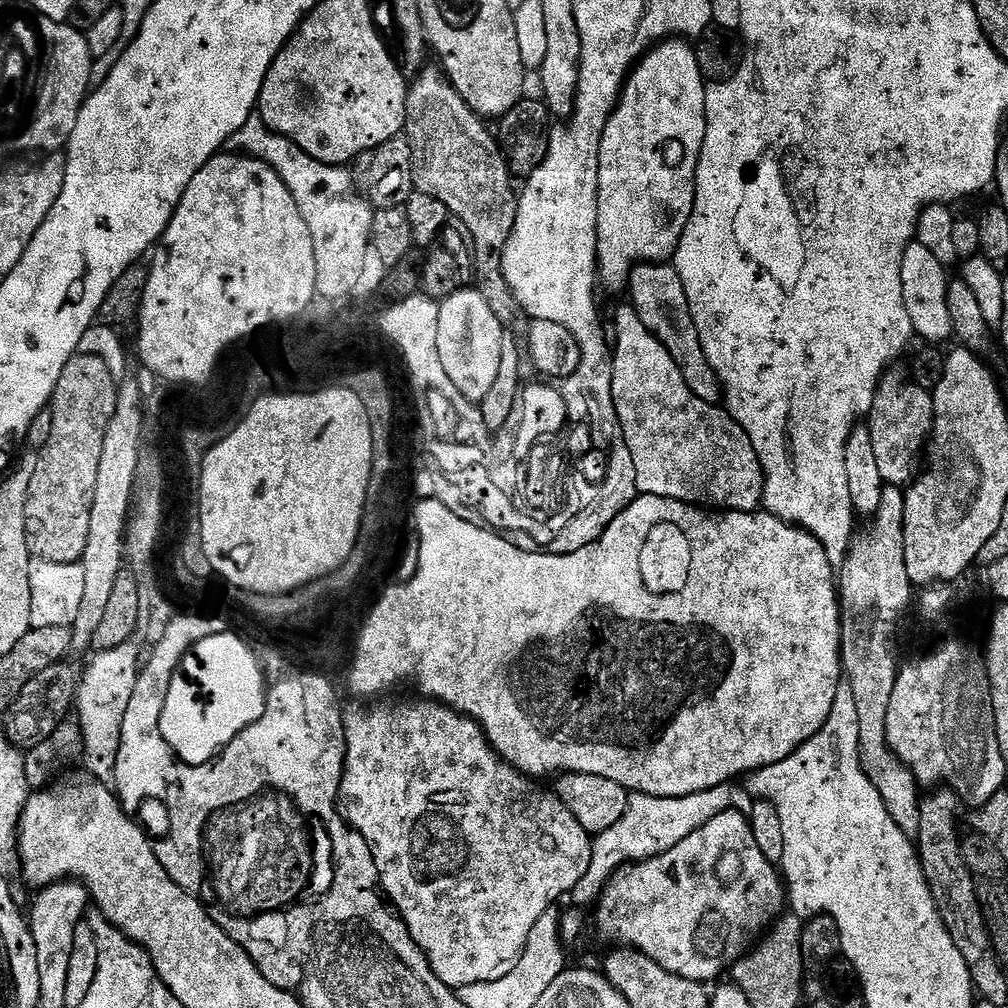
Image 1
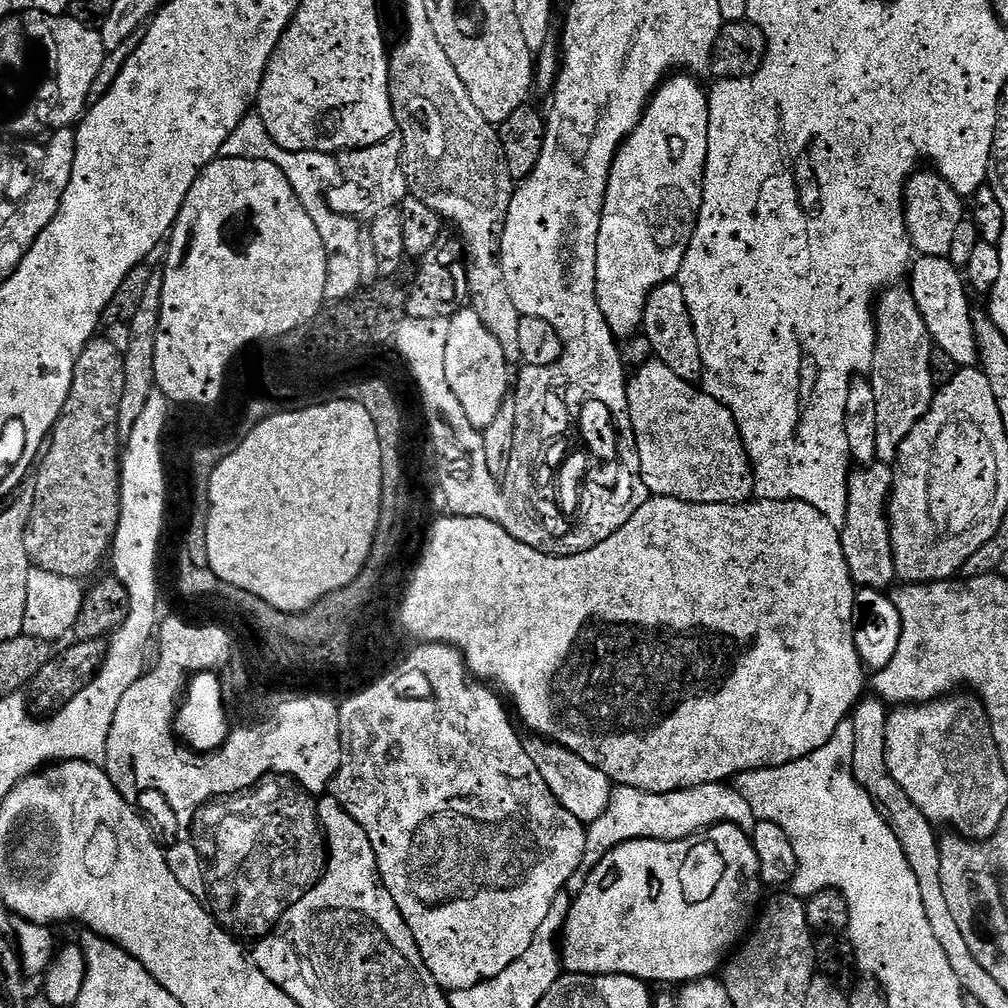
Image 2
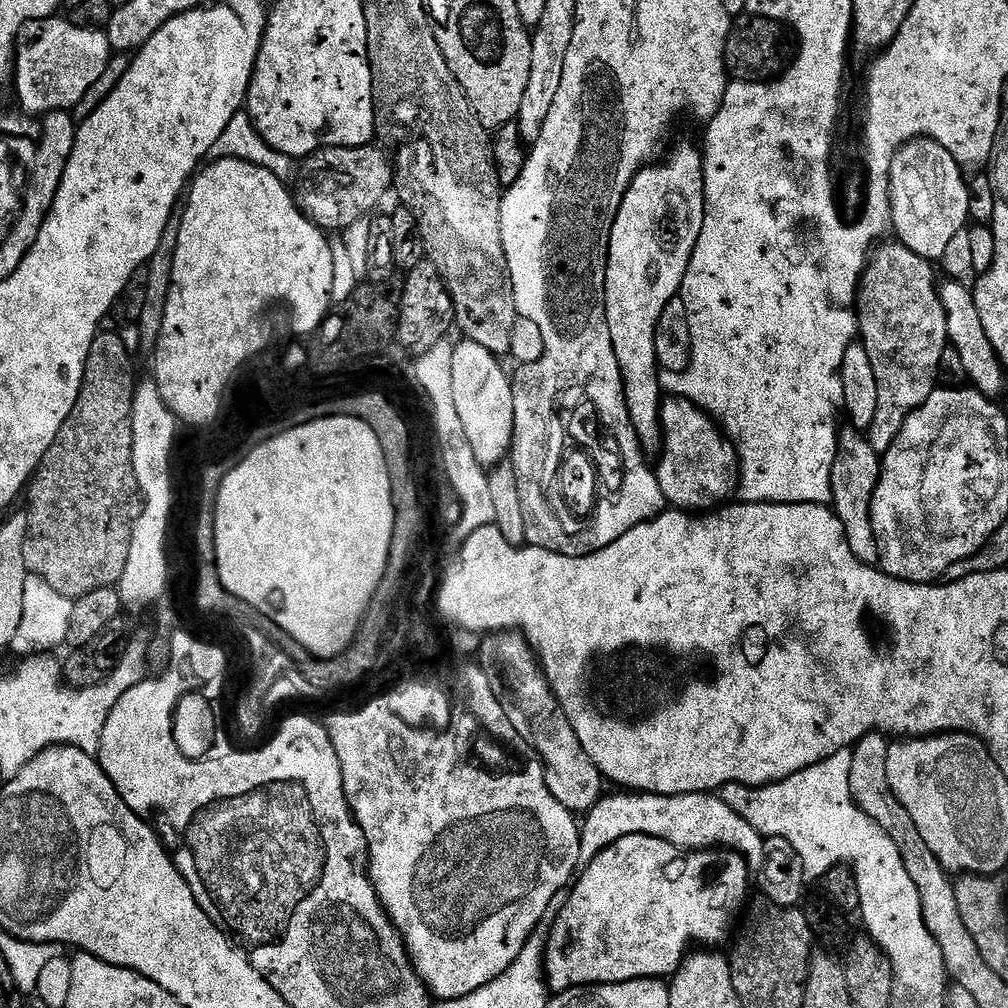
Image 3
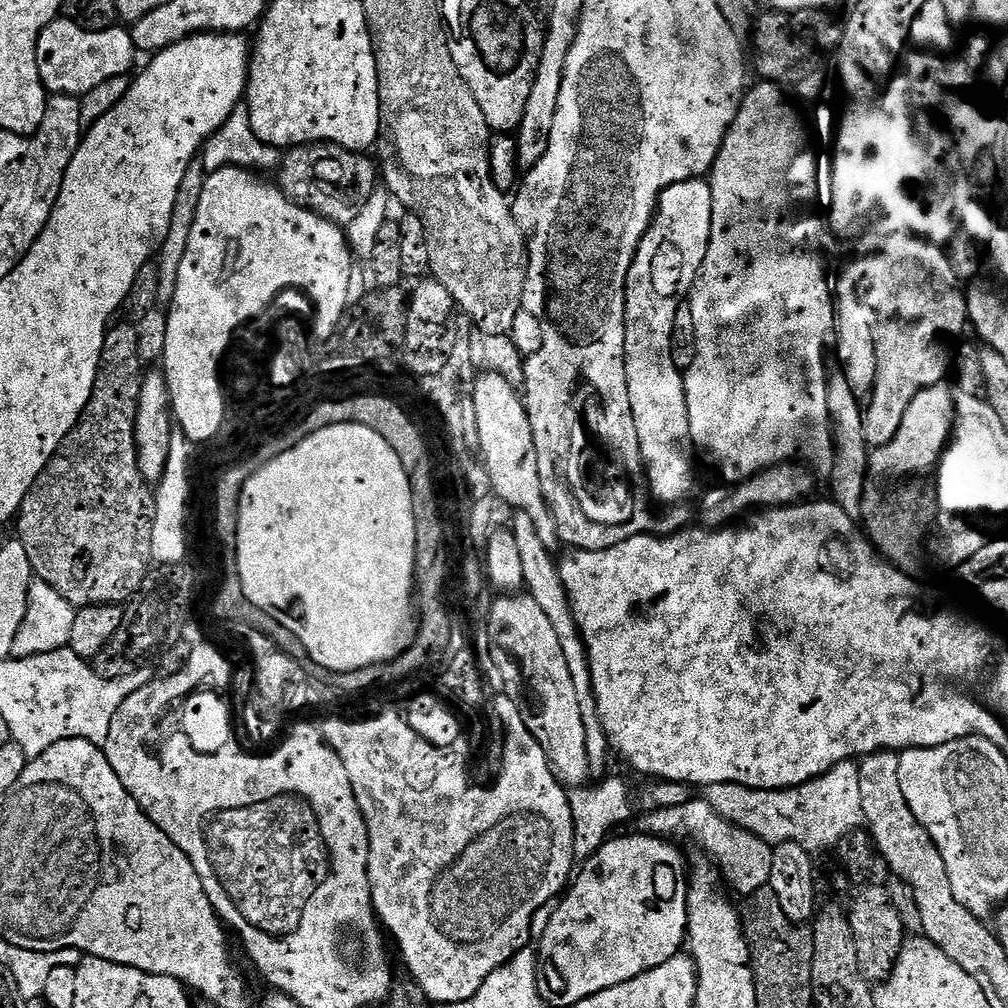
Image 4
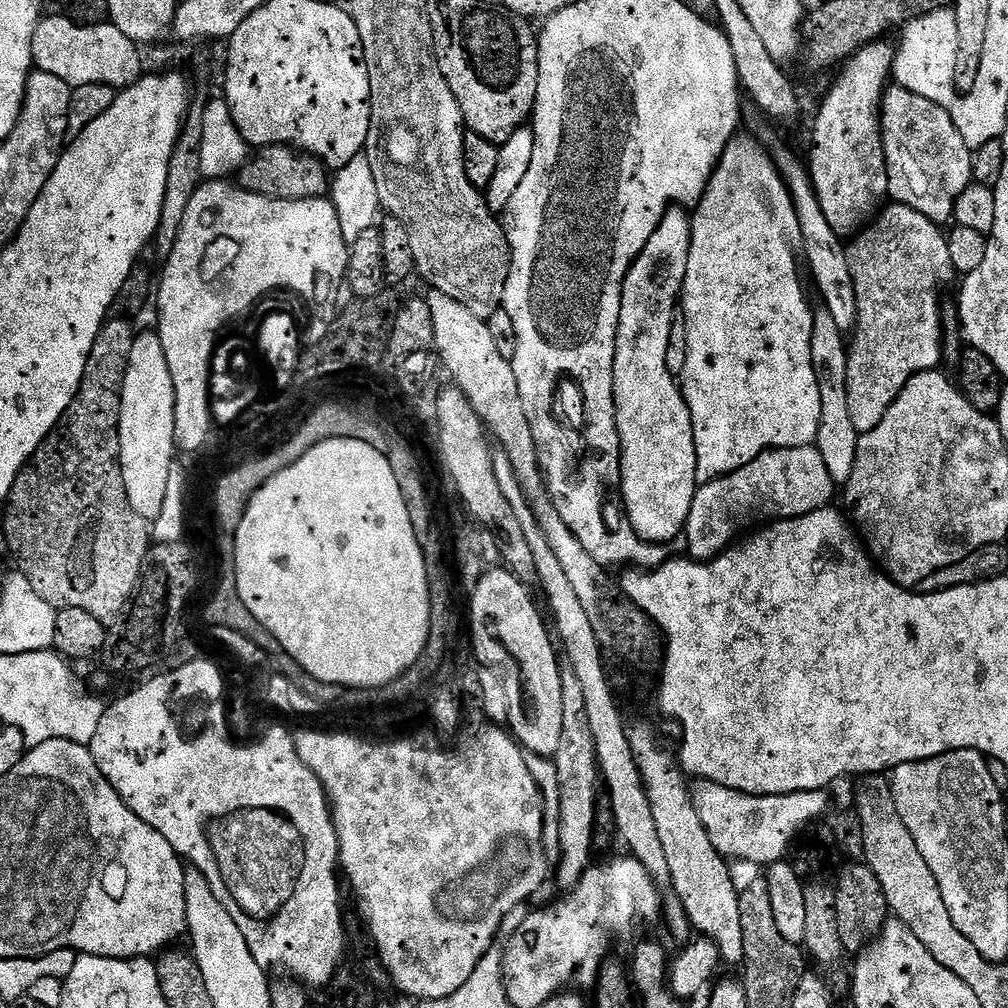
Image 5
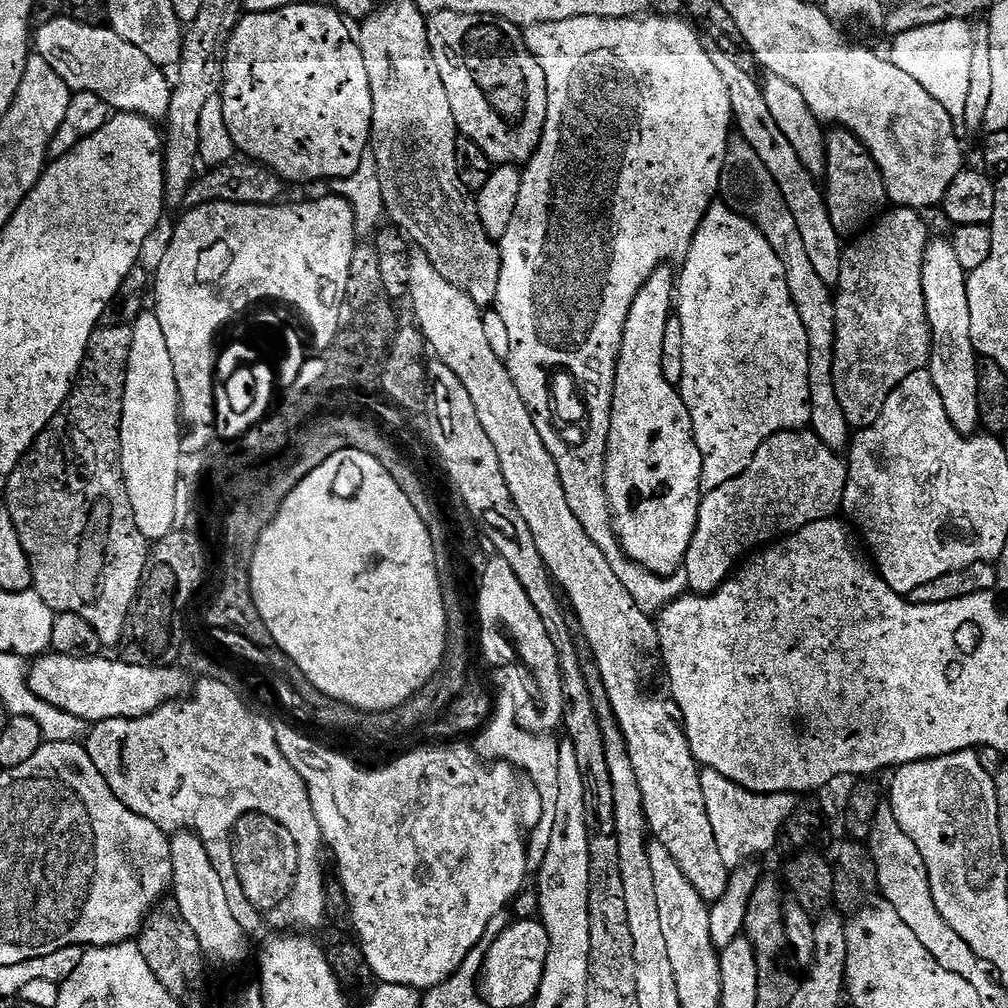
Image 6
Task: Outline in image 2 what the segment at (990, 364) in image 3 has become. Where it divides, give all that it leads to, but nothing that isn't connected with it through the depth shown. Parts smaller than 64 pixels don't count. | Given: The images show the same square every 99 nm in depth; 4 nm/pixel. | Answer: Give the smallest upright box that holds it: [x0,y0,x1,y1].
[910,256,978,366]

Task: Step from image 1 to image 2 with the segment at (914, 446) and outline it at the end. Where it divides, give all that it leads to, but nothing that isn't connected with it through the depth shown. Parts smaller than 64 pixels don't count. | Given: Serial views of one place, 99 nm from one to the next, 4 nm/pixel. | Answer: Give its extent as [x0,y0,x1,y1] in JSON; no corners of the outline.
[870,286,934,442]

